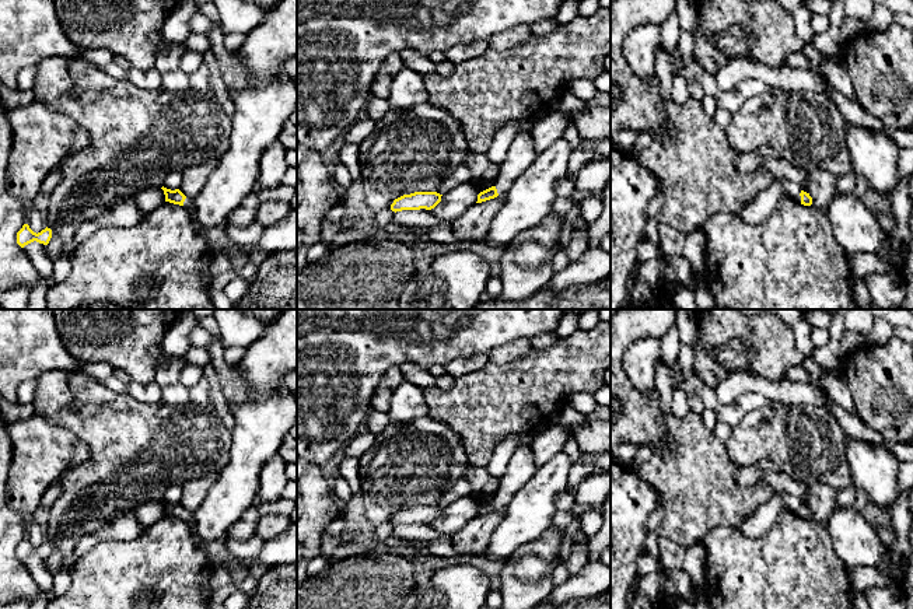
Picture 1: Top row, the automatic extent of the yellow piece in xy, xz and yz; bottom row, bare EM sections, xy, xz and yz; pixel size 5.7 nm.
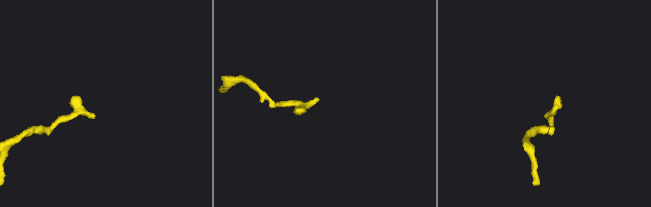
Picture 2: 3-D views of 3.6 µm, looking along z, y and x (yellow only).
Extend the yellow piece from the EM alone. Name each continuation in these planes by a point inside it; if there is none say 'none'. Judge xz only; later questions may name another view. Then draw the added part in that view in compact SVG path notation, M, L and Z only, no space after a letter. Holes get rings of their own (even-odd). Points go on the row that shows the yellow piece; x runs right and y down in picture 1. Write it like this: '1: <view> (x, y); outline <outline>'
1: xz (521, 154); outline M521 132L513 140L507 157L500 164L499 176L494 182L499 195L506 195L515 179L525 172L536 158L531 132Z

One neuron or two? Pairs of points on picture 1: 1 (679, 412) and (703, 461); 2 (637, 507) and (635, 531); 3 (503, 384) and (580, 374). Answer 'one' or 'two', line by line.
1: two
2: one
3: one

